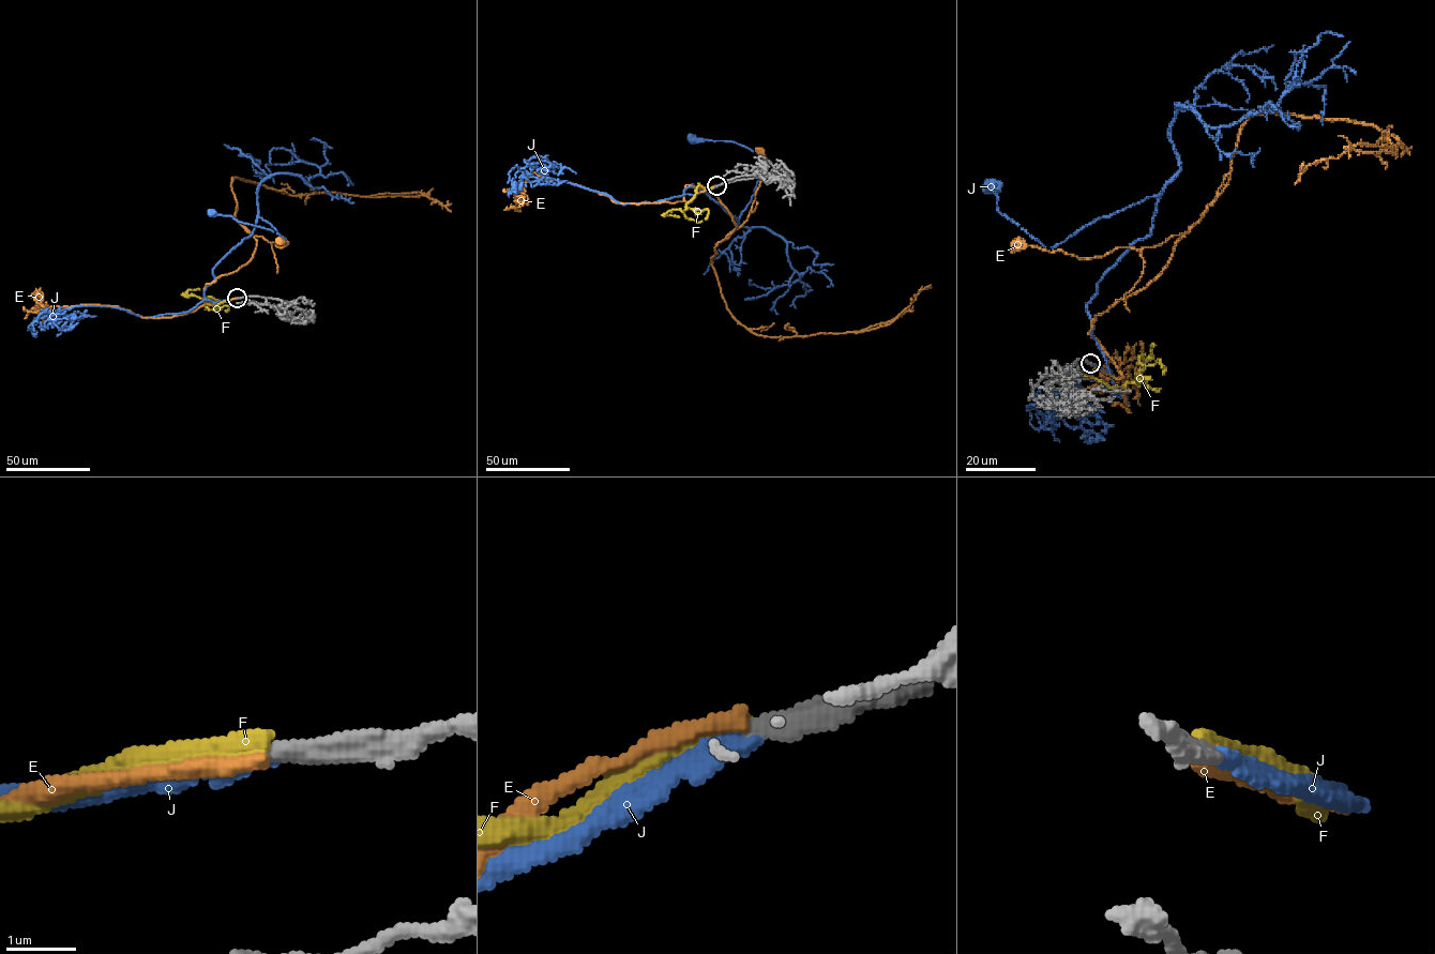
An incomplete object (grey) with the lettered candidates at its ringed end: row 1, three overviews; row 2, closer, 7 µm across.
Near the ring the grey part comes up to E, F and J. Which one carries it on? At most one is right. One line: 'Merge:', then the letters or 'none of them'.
Merge: J

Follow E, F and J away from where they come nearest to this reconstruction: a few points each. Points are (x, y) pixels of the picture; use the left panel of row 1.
E: (237, 298), (207, 304), (205, 285), (251, 259), (256, 244), (254, 236), (280, 247), (287, 244), (281, 241)
F: (237, 298), (209, 309), (199, 298), (185, 296), (189, 289), (199, 289)
J: (237, 298), (213, 303), (205, 291), (258, 215), (287, 241), (211, 212)

